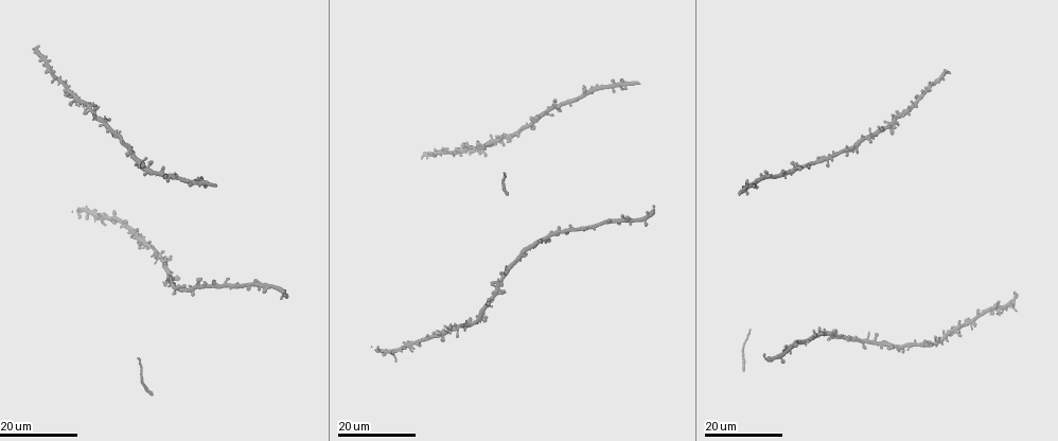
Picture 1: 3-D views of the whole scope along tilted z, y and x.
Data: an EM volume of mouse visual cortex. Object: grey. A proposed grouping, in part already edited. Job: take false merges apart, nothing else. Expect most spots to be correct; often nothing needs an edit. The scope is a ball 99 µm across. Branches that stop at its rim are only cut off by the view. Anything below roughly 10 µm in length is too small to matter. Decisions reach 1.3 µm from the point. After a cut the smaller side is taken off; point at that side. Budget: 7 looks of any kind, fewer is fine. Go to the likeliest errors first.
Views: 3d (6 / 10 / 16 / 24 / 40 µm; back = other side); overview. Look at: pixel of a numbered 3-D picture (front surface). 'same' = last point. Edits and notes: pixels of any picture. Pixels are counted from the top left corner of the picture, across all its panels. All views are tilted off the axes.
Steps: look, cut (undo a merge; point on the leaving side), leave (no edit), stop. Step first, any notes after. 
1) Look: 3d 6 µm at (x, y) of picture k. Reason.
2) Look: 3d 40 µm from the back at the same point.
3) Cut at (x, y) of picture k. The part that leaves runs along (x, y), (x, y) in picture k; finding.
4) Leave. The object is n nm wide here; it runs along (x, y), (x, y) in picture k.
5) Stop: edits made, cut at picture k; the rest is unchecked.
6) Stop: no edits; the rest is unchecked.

Look: 3d 16 µm at (827, 160) of picture 1. Three-way junction.

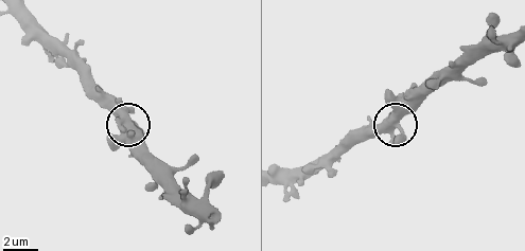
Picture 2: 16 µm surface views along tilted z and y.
Look: 3d 10 µm at (391, 120) of picture 2. Closer look.

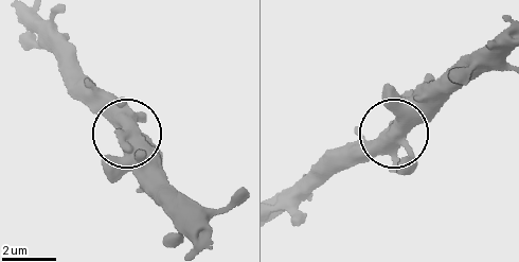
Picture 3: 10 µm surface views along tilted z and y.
Leave. 3 arms meet here; all the same cell.

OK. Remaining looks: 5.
Look: 3d 24 µm at (831, 337) of picture 1. A fork.

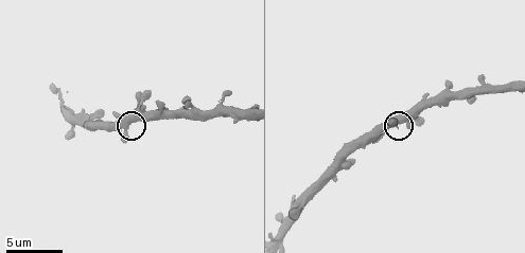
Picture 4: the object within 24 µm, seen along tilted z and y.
Look: 3d 10 µm at (123, 130) of picture 4.

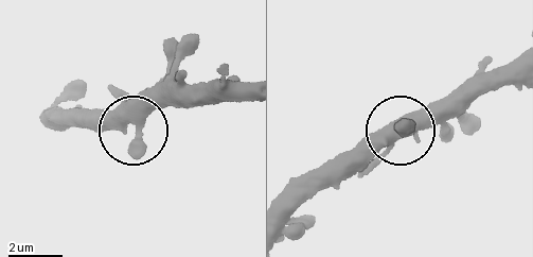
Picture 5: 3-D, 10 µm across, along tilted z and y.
Leave. The side arm is 39 µm long; 3 arms meet here; all the same cell.

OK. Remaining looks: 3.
Look: 3d 16 µm at (794, 340) of picture 1.

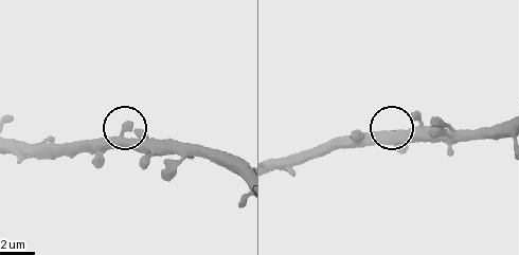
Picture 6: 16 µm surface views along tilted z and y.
Look: 3d 10 µm at (129, 124) of picture 6.

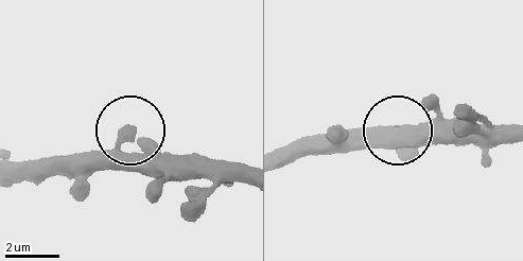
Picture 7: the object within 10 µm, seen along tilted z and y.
Leave. The object is 320 nm wide here; it runs along (127, 128), (125, 138), (75, 174) in picture 7; one cell here.

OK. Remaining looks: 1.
Stop: no edits; the rest is unchecked.

